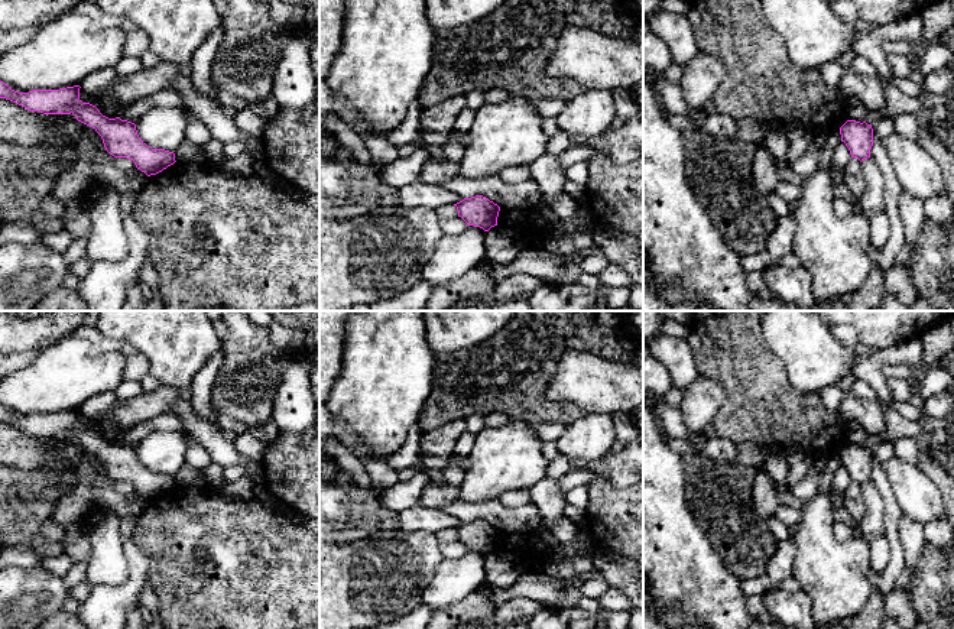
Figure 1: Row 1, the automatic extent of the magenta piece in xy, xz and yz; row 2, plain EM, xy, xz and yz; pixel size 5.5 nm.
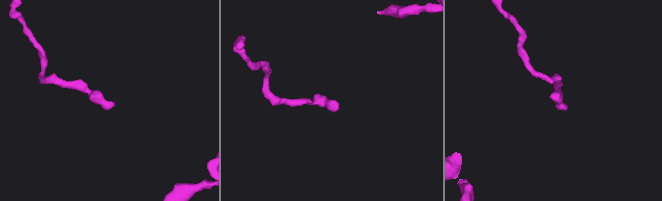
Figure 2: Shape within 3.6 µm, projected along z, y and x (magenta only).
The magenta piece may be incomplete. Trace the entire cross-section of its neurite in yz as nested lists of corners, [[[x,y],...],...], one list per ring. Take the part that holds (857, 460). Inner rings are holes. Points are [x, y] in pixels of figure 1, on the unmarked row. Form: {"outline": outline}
{"outline": [[[847,444],[840,451],[841,466],[850,474],[851,482],[857,482],[860,486],[870,482],[870,473],[873,470],[873,453],[866,445]]]}

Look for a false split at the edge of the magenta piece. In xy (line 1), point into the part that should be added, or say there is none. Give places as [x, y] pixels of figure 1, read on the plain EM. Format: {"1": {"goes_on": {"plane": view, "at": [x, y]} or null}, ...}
{"1": {"goes_on": null}}

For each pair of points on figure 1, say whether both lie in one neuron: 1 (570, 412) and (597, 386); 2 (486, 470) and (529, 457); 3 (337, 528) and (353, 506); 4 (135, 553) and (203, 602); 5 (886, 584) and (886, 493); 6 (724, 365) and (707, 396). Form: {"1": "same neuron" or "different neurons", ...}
{"1": "different neurons", "2": "same neuron", "3": "same neuron", "4": "different neurons", "5": "same neuron", "6": "different neurons"}

